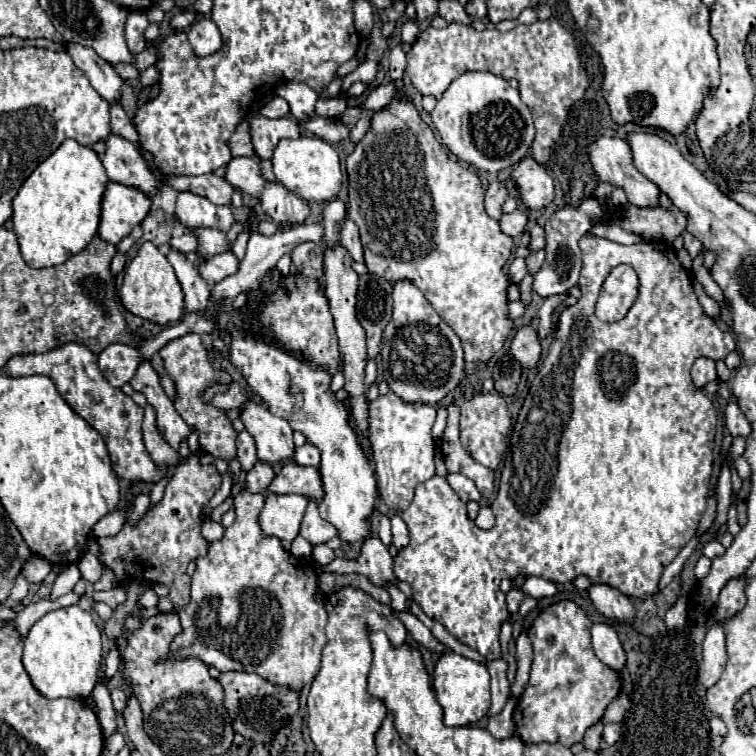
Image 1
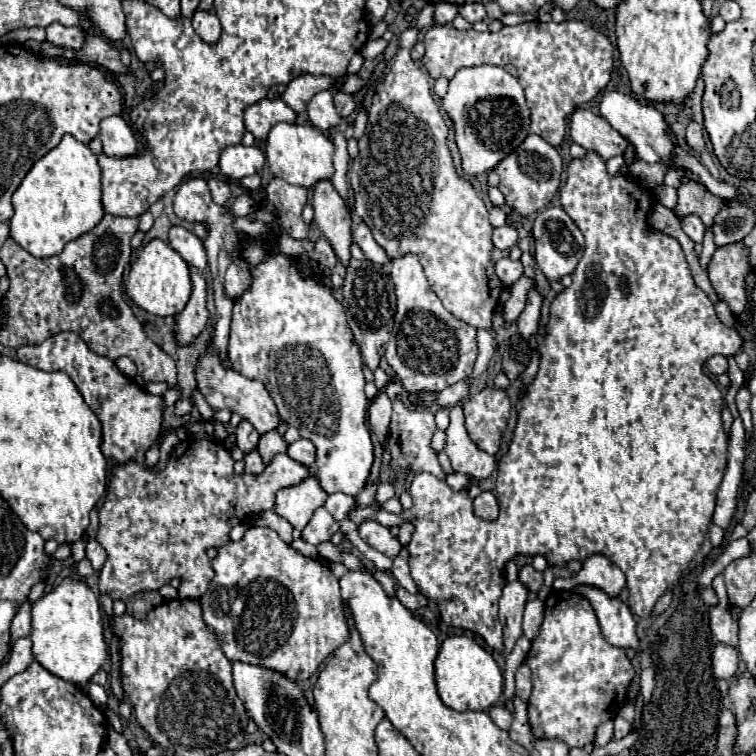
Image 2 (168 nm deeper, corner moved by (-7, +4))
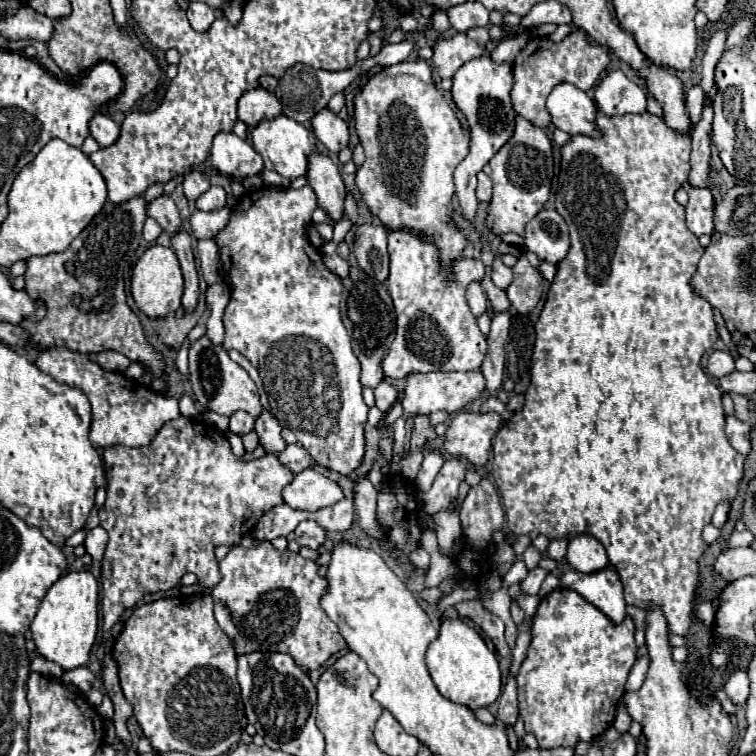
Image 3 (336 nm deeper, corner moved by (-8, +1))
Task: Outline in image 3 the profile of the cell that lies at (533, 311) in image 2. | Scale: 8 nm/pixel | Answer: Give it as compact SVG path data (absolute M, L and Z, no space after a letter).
M524 255L518 257L512 271L514 271L514 281L506 289L506 295L508 295L510 303L512 303L512 307L520 315L528 315L536 307L536 303L540 301L542 275L538 273L536 267L532 267L528 263L528 259Z

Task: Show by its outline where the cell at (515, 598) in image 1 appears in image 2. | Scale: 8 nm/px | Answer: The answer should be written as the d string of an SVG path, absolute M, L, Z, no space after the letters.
M525 566L519 570L519 580L531 590L531 592L537 592L543 584L543 574L539 574L533 566Z

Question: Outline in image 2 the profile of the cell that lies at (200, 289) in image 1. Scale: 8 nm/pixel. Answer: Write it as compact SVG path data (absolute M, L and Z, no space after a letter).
M173 226L169 230L169 246L193 268L197 268L201 274L205 274L209 270L207 264L207 254L203 248L203 242L189 230L181 228L181 226Z

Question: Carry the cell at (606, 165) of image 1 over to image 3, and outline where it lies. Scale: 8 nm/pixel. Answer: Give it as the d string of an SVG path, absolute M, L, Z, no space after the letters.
M558 83L548 99L546 109L552 117L552 125L560 127L568 135L600 135L596 129L594 101L572 83Z

